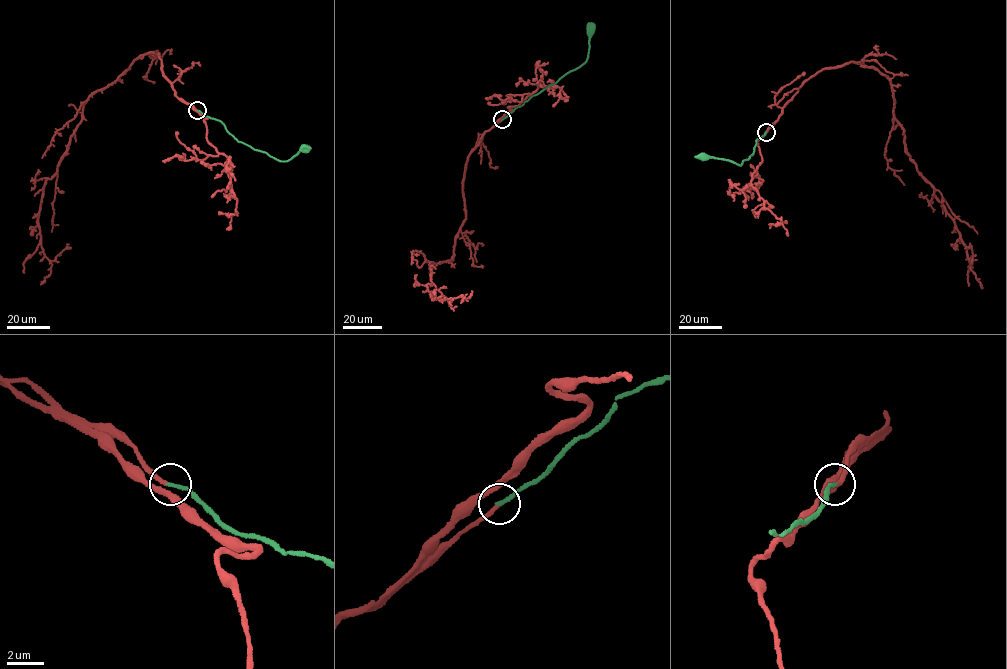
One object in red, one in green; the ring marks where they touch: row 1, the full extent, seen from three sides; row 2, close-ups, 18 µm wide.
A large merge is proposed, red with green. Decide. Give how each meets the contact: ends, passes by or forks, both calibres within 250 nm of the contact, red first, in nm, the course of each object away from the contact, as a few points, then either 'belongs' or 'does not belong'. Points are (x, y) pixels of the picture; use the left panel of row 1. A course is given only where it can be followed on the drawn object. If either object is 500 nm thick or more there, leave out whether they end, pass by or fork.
red ends; green ends; calibres 240 and 190 nm; course red (197, 110), (175, 95), (159, 53), (151, 52), (89, 97), (43, 192), (38, 221), (51, 265), (41, 284); course green (197, 110), (221, 121), (239, 141), (280, 161), (287, 161), (304, 149); belongs

